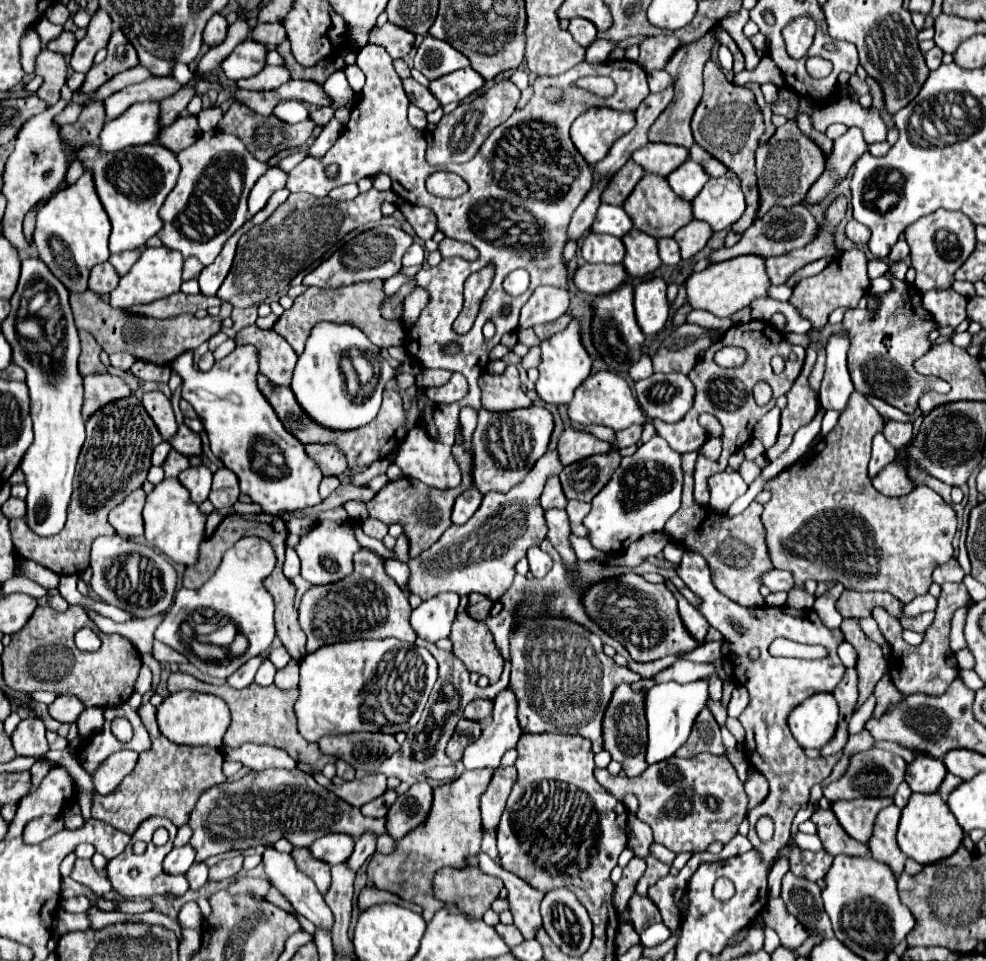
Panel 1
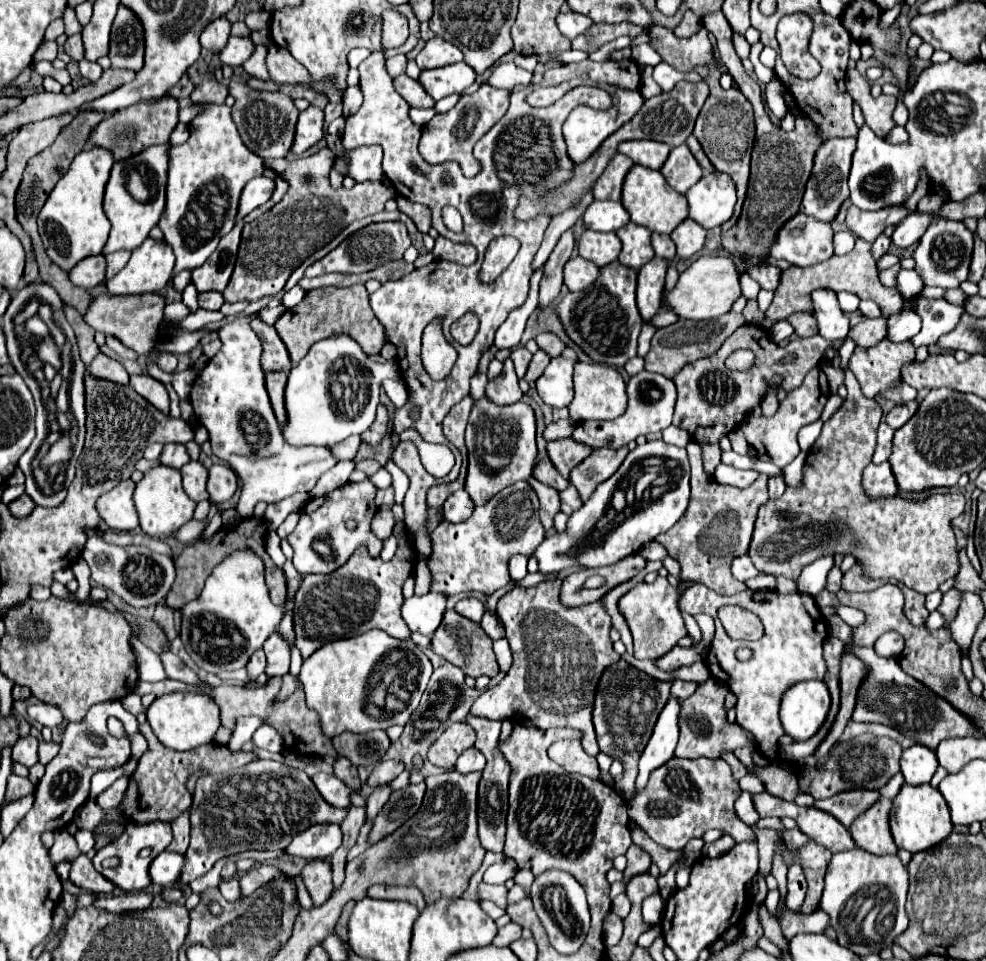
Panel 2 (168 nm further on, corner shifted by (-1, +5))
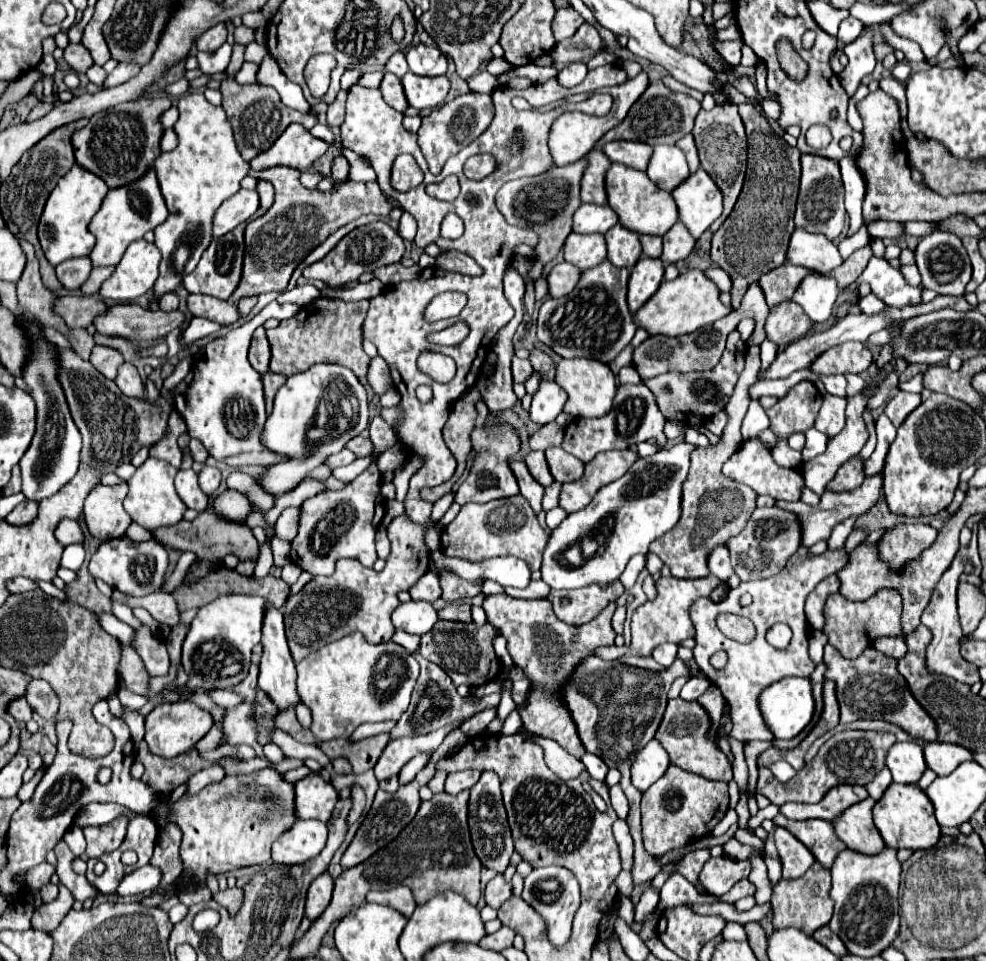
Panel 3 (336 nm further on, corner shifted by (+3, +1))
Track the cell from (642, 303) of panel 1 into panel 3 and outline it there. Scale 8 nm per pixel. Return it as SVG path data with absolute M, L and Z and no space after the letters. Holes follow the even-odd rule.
M641 256L631 270L627 284L627 304L631 312L637 312L659 288L663 280L663 262L659 258Z

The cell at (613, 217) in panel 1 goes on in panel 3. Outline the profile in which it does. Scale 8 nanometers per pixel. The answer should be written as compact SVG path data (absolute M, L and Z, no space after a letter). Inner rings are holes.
M581 204L573 216L573 232L579 234L605 234L617 224L617 214L609 206Z

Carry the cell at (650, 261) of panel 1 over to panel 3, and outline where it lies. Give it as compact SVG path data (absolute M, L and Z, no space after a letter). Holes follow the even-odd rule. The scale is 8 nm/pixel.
M615 224L611 232L605 234L607 242L607 260L621 268L633 268L633 264L641 258L639 234L625 230L621 224Z

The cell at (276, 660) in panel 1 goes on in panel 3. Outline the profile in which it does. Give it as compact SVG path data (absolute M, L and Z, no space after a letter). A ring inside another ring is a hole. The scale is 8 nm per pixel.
M267 606L265 608L265 620L263 620L263 658L259 664L259 688L273 700L273 704L279 710L287 710L289 706L297 706L299 704L299 696L295 690L295 662L291 658L289 646L287 646L287 638L285 638L285 630L283 630L283 614L279 608Z

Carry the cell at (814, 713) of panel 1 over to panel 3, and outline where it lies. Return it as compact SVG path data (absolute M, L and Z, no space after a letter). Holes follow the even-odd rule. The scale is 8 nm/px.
M783 678L761 692L759 708L775 738L795 738L813 718L811 682L807 678Z

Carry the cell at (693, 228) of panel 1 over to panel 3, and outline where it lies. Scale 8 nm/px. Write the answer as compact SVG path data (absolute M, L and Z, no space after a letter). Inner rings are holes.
M677 222L663 236L663 254L661 254L661 260L665 264L673 264L673 262L685 260L691 254L693 246L695 246L695 238L689 234L687 228L683 228L681 222Z

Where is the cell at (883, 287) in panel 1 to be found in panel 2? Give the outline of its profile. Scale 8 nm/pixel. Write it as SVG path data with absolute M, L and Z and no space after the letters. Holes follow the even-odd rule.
M899 270L899 274L897 274L897 286L895 288L903 296L903 300L911 300L911 298L915 298L921 292L923 282L917 276L915 270Z

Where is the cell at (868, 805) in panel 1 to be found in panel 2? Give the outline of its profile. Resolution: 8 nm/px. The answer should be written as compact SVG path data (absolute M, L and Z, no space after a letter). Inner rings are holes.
M849 790L825 800L815 800L815 808L833 814L843 826L849 828L849 824L853 824L853 820L861 816L861 812L869 808L869 804L875 804L879 796L881 794L877 790Z

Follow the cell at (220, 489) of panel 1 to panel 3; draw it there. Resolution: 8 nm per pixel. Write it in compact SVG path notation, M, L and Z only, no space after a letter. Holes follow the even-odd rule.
M205 466L201 472L199 472L199 486L201 490L207 494L207 496L213 496L217 492L221 484L221 472L217 468L211 468L211 466Z

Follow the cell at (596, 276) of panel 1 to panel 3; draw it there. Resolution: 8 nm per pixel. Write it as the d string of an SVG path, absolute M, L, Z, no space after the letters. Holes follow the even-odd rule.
M561 262L561 264L555 264L553 270L547 274L547 286L549 286L549 296L551 298L561 298L561 296L567 296L577 280L581 276L581 270L569 262Z

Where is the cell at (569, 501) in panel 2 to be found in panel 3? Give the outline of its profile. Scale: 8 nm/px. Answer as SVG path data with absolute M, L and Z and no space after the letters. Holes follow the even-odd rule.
M557 482L545 486L545 494L543 494L543 510L551 510L551 508L559 506L559 490L561 490L561 484L557 484Z

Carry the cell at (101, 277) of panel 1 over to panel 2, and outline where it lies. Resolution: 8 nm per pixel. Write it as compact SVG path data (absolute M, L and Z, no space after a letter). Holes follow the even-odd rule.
M89 256L85 260L81 260L71 272L69 278L75 286L81 288L97 288L99 284L105 282L105 272L107 272L107 264L105 264L105 256Z

